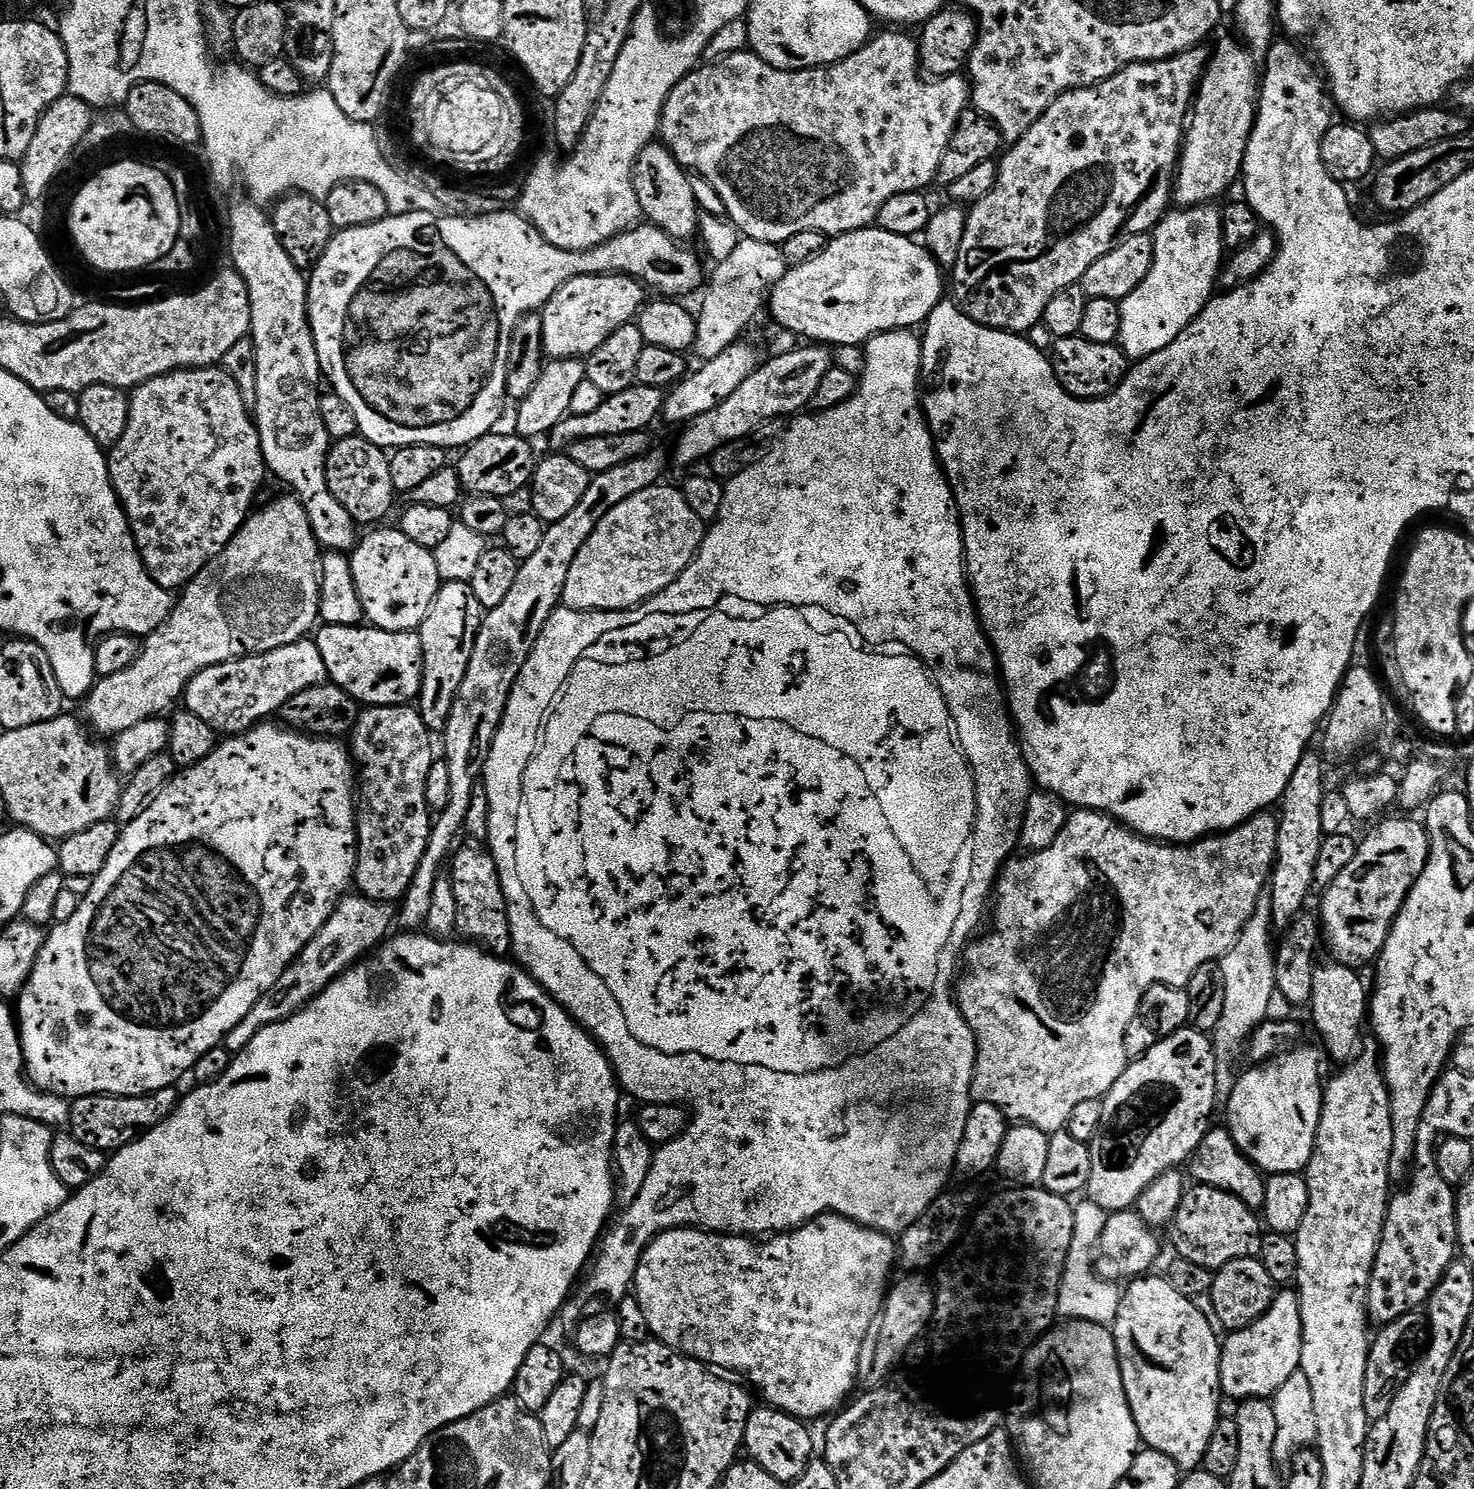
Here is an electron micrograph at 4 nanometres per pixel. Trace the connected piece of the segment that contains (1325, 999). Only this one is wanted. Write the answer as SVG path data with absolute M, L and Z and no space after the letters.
M1344 962L1322 963L1313 974L1313 996L1310 1003L1312 1020L1328 1047L1328 1052L1343 1066L1357 1055L1360 1044L1360 1026L1365 1025L1369 1011L1370 992L1364 989L1364 980L1356 973L1355 967Z

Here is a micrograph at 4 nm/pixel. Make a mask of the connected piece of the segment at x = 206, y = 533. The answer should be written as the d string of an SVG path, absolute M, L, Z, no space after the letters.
M223 367L193 368L183 374L173 375L171 378L161 379L151 386L141 386L131 393L130 411L128 414L128 428L124 432L122 441L124 453L121 456L112 456L110 471L112 474L112 487L116 489L117 497L128 516L128 524L132 528L132 535L136 537L136 549L140 551L146 570L158 582L158 586L169 590L177 590L183 584L188 584L212 559L219 557L224 549L232 543L237 532L244 527L245 520L250 515L248 507L260 488L260 483L266 477L263 446L260 442L260 431L253 420L249 401L244 401L236 380L228 372L223 372Z

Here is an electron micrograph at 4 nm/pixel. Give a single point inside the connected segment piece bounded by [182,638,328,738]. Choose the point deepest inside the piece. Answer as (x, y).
(232, 697)

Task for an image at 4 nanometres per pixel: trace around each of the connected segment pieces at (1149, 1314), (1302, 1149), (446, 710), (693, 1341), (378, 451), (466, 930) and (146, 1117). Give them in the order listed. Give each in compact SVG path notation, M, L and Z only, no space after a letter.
M1145 1274L1139 1278L1133 1279L1132 1284L1127 1289L1123 1289L1120 1297L1120 1305L1118 1306L1118 1314L1116 1315L1115 1324L1111 1325L1112 1337L1116 1343L1116 1353L1118 1354L1118 1362L1122 1370L1122 1386L1126 1390L1126 1398L1130 1402L1130 1410L1134 1414L1134 1422L1140 1431L1141 1441L1149 1449L1160 1451L1164 1455L1168 1455L1177 1463L1182 1470L1196 1470L1203 1465L1204 1455L1210 1446L1210 1438L1214 1434L1216 1425L1222 1419L1220 1413L1220 1400L1222 1401L1222 1389L1220 1386L1220 1362L1222 1359L1222 1351L1220 1352L1221 1337L1214 1334L1214 1330L1210 1330L1210 1322L1208 1321L1208 1312L1200 1309L1201 1306L1197 1301L1182 1298L1182 1294L1178 1294L1178 1290L1174 1290L1174 1286L1170 1286L1170 1282L1163 1275L1152 1276L1154 1274Z
M1297 1046L1292 1051L1280 1054L1275 1058L1269 1059L1267 1062L1261 1063L1259 1066L1249 1067L1248 1073L1239 1077L1239 1087L1229 1099L1226 1101L1228 1107L1228 1121L1226 1127L1232 1133L1234 1142L1240 1147L1242 1154L1248 1157L1252 1163L1260 1169L1264 1174L1279 1174L1282 1172L1303 1173L1309 1162L1312 1160L1312 1151L1316 1149L1316 1135L1318 1134L1318 1122L1322 1114L1322 1106L1324 1105L1324 1088L1322 1080L1320 1084L1320 1056L1312 1048L1304 1048L1305 1046Z
M449 580L441 583L438 594L418 629L422 650L424 651L424 681L420 684L418 711L429 730L443 729L445 722L450 718L450 710L454 706L454 698L462 686L462 678L466 678L466 670L470 666L470 658L474 654L474 646L480 633L480 625L485 623L485 620L485 609L480 607L478 598L474 598L474 590L471 583L450 582Z
M825 1214L795 1229L791 1234L777 1235L773 1239L776 1241L773 1242L772 1248L766 1249L761 1256L750 1257L748 1264L739 1264L738 1261L731 1260L724 1253L723 1246L716 1241L719 1239L703 1230L673 1228L661 1231L656 1238L652 1245L649 1243L645 1247L640 1256L634 1283L636 1301L640 1303L642 1314L646 1314L649 1333L655 1339L709 1366L715 1365L717 1369L733 1368L736 1372L745 1372L746 1375L752 1376L754 1383L765 1388L764 1396L768 1399L765 1401L777 1409L805 1412L808 1416L824 1416L827 1412L834 1411L847 1398L848 1391L855 1386L856 1380L858 1381L860 1352L864 1349L864 1342L869 1339L881 1315L886 1289L890 1284L888 1275L891 1274L892 1267L898 1264L898 1244L889 1233L863 1227L842 1216Z
M358 434L341 437L331 445L326 462L327 489L350 513L355 525L372 524L389 514L398 496L390 466L387 451Z
M468 848L465 852L457 851L451 857L452 872L450 879L457 902L456 932L465 941L479 946L483 951L501 958L507 957L511 950L510 922L508 913L510 905L506 890L501 887L498 878L498 866L491 852L480 848Z
M175 1087L163 1088L145 1096L82 1096L72 1104L71 1135L79 1144L97 1148L105 1154L115 1154L139 1136L163 1124L178 1103Z

